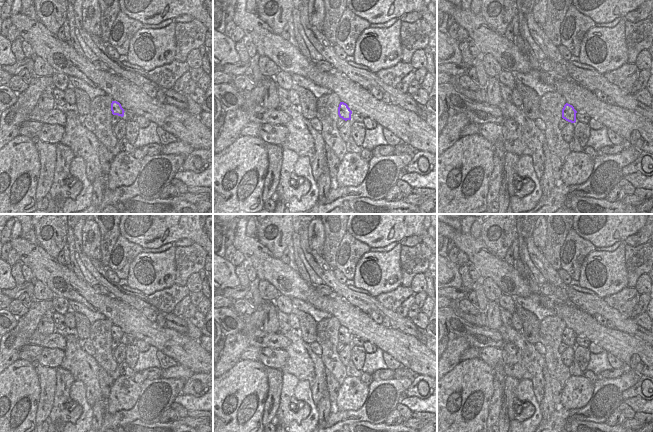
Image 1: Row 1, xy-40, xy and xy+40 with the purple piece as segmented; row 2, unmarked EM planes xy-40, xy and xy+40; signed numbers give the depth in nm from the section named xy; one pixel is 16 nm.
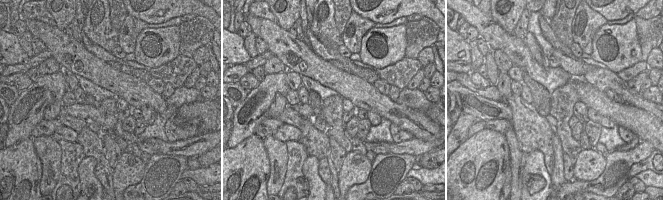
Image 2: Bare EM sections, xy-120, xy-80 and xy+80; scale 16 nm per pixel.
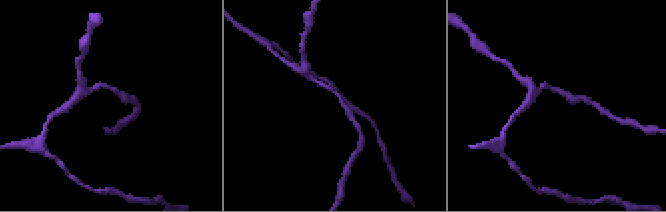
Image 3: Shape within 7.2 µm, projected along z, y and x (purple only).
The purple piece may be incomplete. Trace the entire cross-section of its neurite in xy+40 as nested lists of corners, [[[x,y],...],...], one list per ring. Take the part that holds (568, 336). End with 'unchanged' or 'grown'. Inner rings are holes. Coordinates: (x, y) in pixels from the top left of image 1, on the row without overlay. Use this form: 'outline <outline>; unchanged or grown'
outline [[[566,327],[562,333],[562,342],[568,346],[575,347],[576,337],[577,335],[574,333],[574,331]]]; unchanged

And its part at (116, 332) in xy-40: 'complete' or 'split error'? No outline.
complete

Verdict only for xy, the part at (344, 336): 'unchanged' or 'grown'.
unchanged

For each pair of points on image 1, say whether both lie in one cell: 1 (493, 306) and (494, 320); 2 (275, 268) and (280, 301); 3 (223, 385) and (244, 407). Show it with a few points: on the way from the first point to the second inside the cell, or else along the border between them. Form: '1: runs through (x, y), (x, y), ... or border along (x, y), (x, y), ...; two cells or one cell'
1: runs through (493, 309), (494, 317); one cell
2: border along (280, 293), (290, 298); two cells
3: runs through (228, 390), (239, 402); one cell

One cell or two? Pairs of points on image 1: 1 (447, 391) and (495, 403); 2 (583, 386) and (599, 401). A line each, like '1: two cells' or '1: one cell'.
1: two cells
2: two cells

